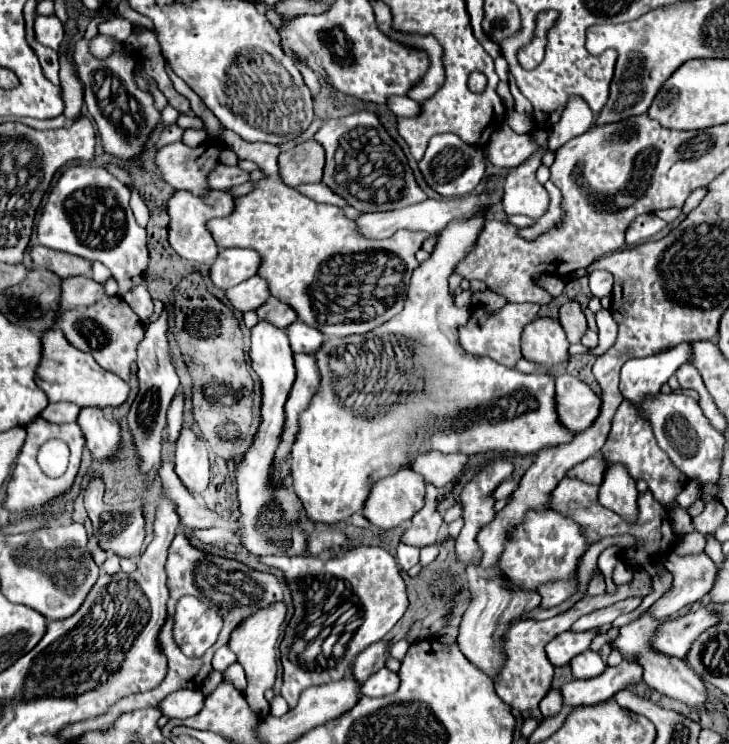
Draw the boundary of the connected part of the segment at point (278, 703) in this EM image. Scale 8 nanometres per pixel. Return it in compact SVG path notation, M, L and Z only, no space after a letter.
M275 695L275 697L269 702L269 705L270 715L275 717L280 717L290 710L287 702L280 695Z

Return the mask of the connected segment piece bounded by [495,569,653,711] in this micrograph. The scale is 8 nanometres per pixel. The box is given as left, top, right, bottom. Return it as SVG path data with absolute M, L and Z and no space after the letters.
M637 569L635 575L633 575L633 581L625 583L625 585L617 585L617 591L613 595L603 593L603 595L597 595L597 597L591 597L591 599L581 599L567 613L555 615L555 617L545 619L545 621L537 621L537 619L519 621L505 635L507 663L503 665L503 669L499 673L499 679L495 681L495 691L499 693L499 697L509 707L513 707L517 711L533 711L533 709L537 709L541 699L547 695L547 691L551 691L551 681L553 681L553 667L551 667L551 663L549 663L549 659L545 655L545 645L551 639L555 639L559 633L567 631L571 627L571 623L575 623L575 619L579 619L581 615L591 613L591 611L601 609L601 607L607 607L607 605L613 605L613 603L621 601L621 599L627 599L627 597L647 597L651 591L653 591L651 577L643 569Z

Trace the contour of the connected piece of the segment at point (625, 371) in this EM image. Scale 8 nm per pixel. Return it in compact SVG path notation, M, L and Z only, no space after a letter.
M681 343L679 347L673 347L671 351L663 351L659 355L649 355L649 357L643 357L643 359L629 359L623 367L621 367L621 385L619 385L619 391L623 393L625 399L629 399L631 403L635 403L635 407L639 409L639 415L645 417L641 413L641 407L639 403L649 395L655 395L659 393L661 385L669 381L669 377L677 371L679 365L683 365L687 361L687 351L691 351L691 345L689 343Z

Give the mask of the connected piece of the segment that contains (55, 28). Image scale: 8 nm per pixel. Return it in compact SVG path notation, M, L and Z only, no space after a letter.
M37 15L35 19L35 35L39 37L39 43L47 47L59 47L63 41L63 23L57 15Z

